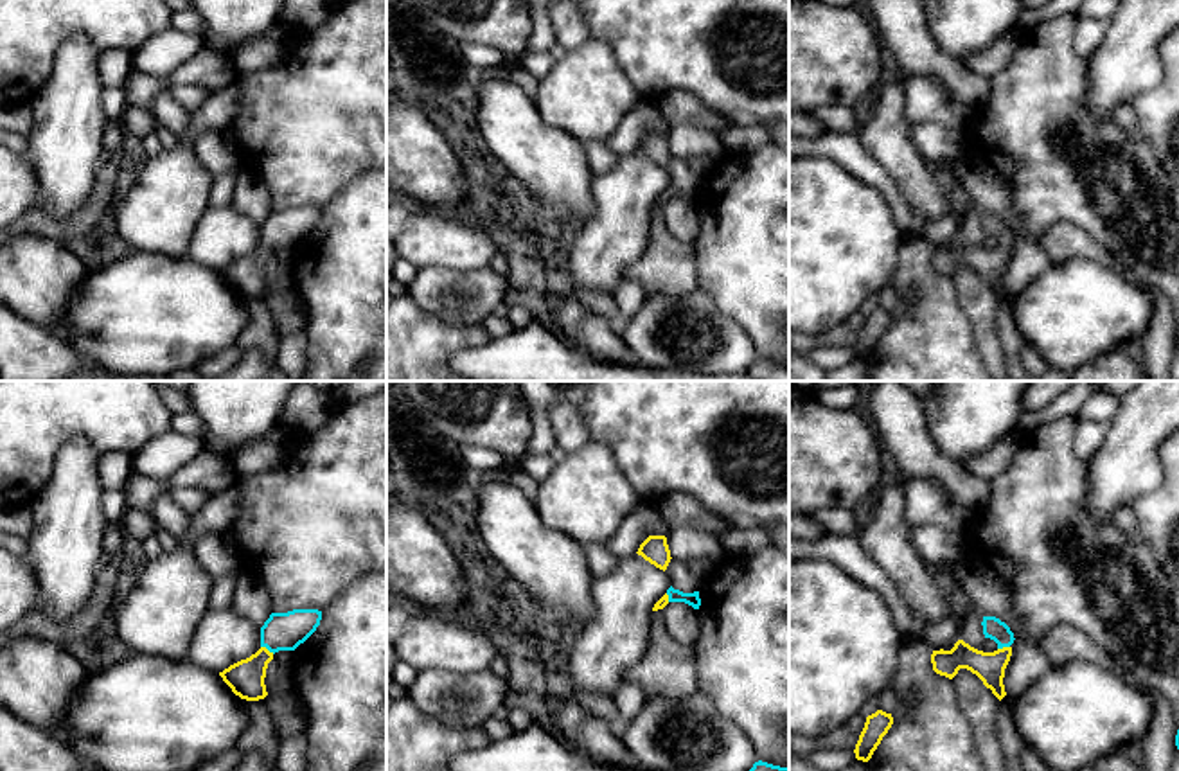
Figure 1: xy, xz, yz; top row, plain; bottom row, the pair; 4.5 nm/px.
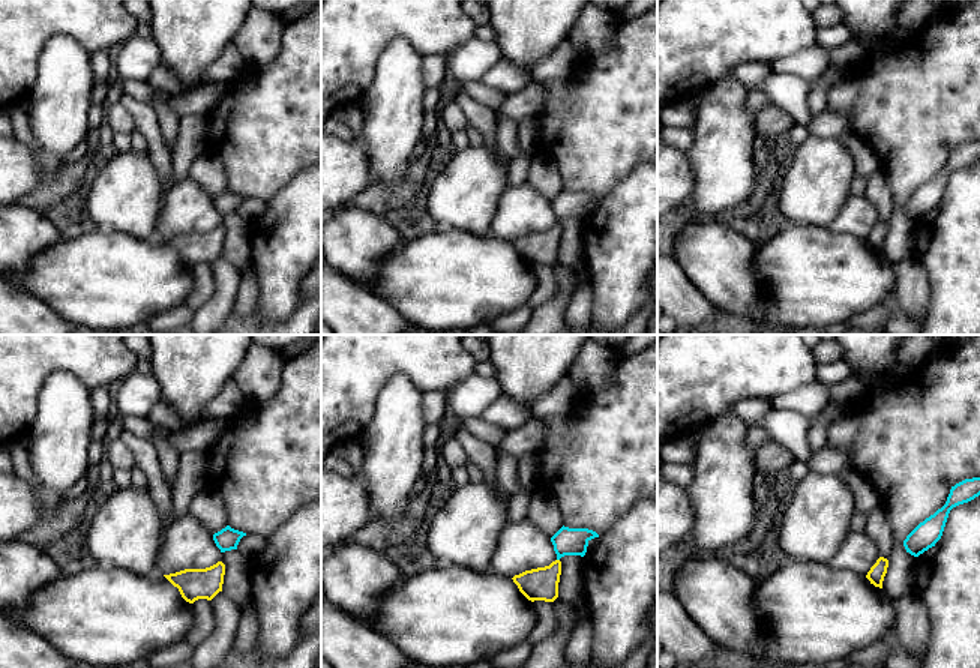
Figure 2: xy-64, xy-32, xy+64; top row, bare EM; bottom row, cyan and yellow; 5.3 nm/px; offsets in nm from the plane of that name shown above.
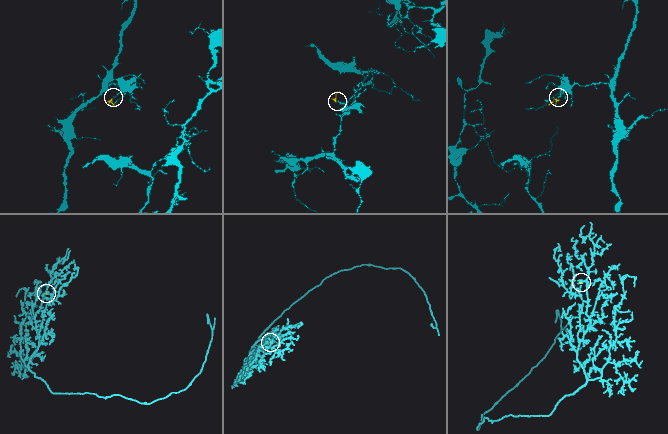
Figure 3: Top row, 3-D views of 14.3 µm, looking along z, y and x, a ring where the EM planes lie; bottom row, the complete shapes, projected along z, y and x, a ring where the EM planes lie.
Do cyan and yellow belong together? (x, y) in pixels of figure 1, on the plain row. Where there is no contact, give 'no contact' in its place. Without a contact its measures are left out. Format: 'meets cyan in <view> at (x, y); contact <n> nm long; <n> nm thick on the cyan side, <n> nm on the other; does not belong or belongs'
meets cyan in xy at (268, 247); contact 70 nm long; 180 nm thick on the cyan side, 160 nm on the other; belongs

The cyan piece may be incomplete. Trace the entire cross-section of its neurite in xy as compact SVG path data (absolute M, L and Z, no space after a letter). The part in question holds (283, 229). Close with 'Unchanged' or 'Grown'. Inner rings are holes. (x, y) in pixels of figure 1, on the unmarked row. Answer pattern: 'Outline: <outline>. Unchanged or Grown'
Outline: M293 207L288 210L271 210L261 225L261 246L246 257L241 257L219 273L235 293L246 298L259 298L268 293L264 275L268 261L279 248L295 248L320 223L322 208Z. Grown

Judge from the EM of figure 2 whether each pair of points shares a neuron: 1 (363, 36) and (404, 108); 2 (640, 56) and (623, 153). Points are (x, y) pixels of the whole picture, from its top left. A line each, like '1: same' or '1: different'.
1: different
2: same

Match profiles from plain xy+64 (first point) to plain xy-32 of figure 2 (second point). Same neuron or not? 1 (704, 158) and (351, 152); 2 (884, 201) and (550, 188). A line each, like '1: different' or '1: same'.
1: different
2: same

